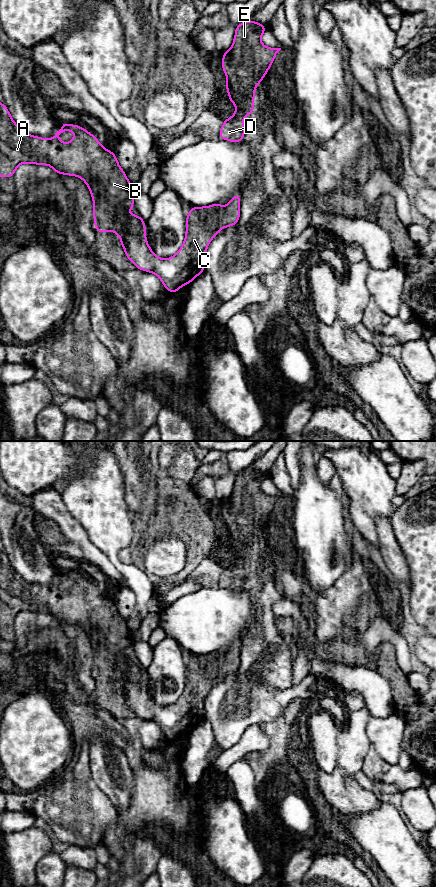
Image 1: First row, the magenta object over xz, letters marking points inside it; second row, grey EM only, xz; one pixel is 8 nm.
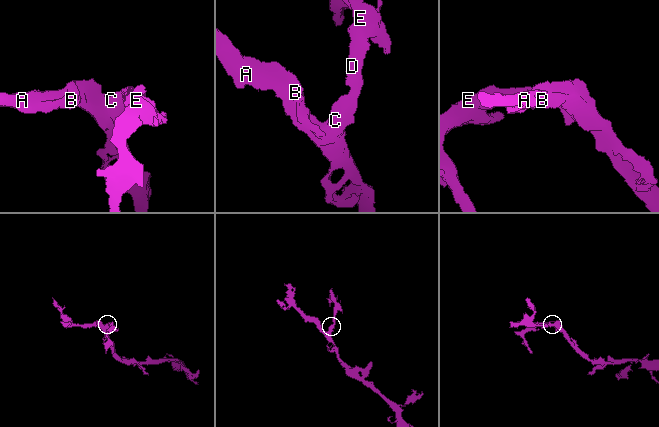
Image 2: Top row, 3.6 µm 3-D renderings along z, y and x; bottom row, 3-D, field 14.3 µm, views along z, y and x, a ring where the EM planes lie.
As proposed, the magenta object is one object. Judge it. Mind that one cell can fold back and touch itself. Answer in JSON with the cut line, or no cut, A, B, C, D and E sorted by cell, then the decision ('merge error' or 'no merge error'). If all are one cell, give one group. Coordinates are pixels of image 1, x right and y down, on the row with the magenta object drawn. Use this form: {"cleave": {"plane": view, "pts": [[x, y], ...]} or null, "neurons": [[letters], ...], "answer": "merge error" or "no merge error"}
{"cleave": null, "neurons": [["A", "B", "C", "D", "E"]], "answer": "no merge error"}

